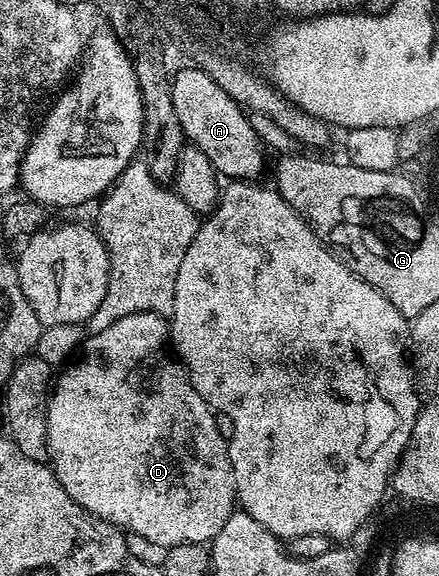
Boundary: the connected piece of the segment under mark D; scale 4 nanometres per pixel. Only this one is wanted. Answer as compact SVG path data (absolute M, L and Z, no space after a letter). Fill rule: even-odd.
M136 312L132 316L120 316L116 324L108 324L104 332L90 334L87 339L82 346L82 355L74 363L71 361L61 371L63 374L59 378L57 375L46 399L46 427L48 428L46 452L48 465L53 470L56 480L60 480L64 492L68 492L68 496L72 496L72 500L84 507L89 514L109 522L112 526L117 526L123 532L144 536L144 540L152 540L152 544L169 548L193 542L203 544L213 542L220 528L228 524L228 516L236 509L236 480L230 463L228 438L224 430L222 434L221 428L218 427L219 419L215 411L210 409L209 404L200 396L200 392L196 392L185 369L172 357L168 349L167 319L163 315L152 312Z

